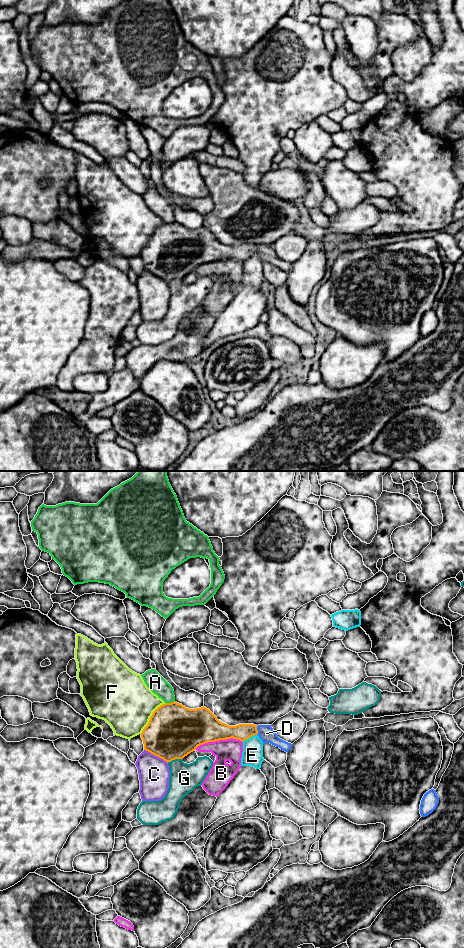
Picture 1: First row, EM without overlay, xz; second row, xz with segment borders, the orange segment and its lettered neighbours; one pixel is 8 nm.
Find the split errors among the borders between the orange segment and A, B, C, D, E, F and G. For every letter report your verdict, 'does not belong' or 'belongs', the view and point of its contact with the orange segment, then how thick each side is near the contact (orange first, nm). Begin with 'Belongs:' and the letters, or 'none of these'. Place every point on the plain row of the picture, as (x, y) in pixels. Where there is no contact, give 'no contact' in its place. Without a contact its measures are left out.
Belongs: D
A: does not belong; meets orange in xz at (169, 223); 420 nm thick on the orange side, 150 nm on the other
B: does not belong; meets orange in xz at (218, 260); 320 nm thick on the orange side, 180 nm on the other
C: does not belong; meets orange in xz at (156, 275); 420 nm thick on the orange side, 240 nm on the other
D: belongs; meets orange in xz at (257, 250); 140 nm thick on the orange side, 130 nm on the other
E: does not belong; meets orange in xz at (249, 257); 140 nm thick on the orange side, 170 nm on the other
F: does not belong; meets orange in xz at (150, 237); 420 nm thick on the orange side, 440 nm on the other
G: does not belong; meets orange in xz at (174, 279); 420 nm thick on the orange side, 240 nm on the other

